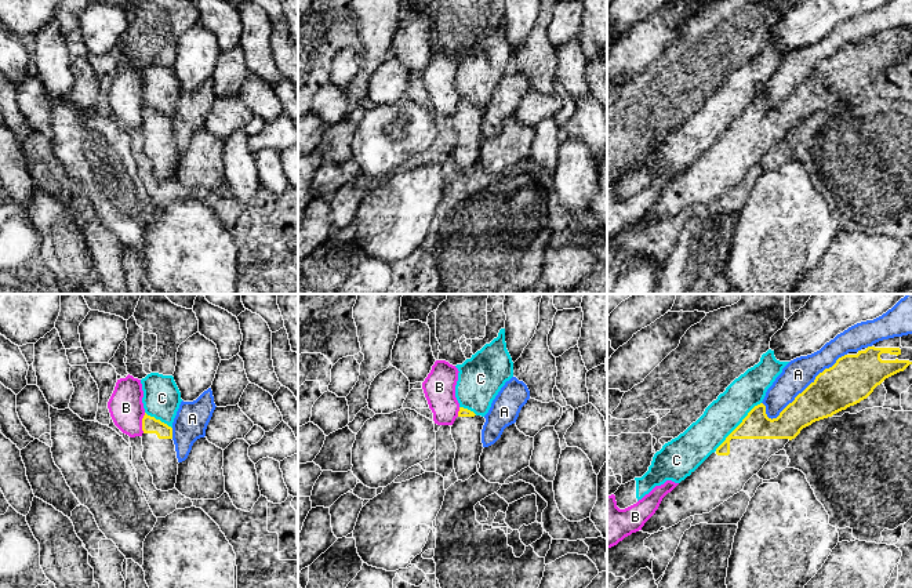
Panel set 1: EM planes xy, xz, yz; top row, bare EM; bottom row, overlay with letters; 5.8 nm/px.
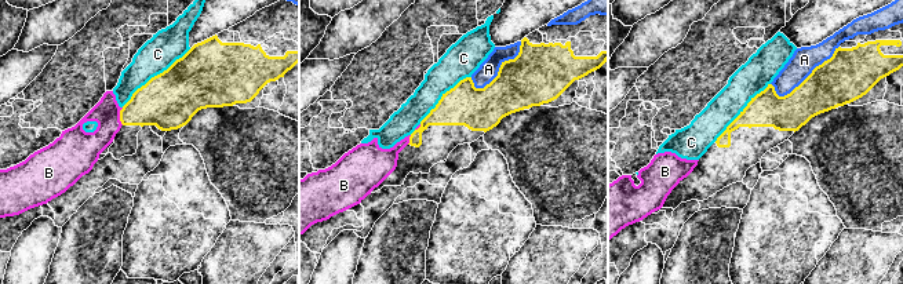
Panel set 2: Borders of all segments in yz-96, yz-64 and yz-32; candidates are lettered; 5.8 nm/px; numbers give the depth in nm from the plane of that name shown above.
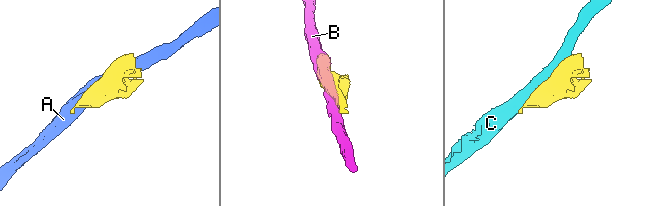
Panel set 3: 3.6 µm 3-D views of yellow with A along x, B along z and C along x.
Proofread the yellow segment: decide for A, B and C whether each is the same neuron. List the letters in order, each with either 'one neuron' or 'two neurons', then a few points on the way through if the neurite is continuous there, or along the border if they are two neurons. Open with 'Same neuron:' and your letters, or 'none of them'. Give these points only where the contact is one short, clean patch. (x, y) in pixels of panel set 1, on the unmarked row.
Same neuron: none of them
A: two neurons
B: two neurons
C: two neurons

